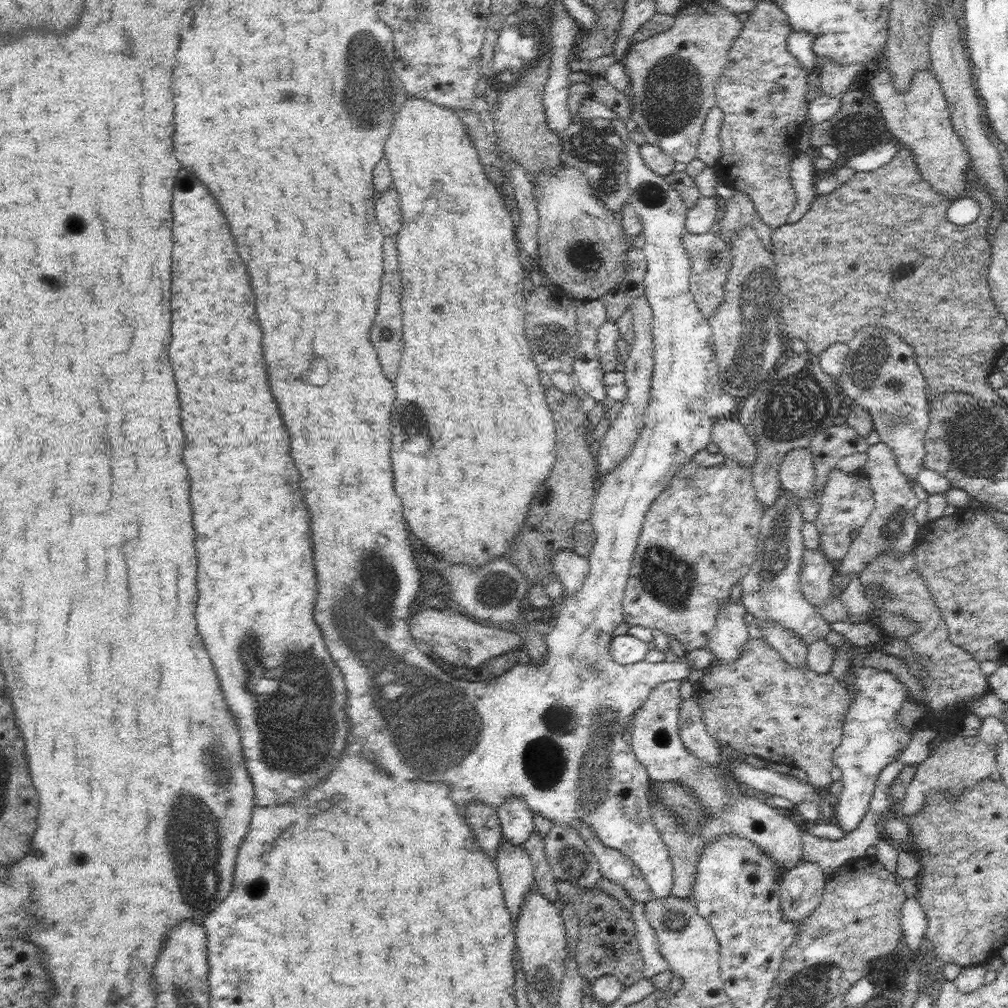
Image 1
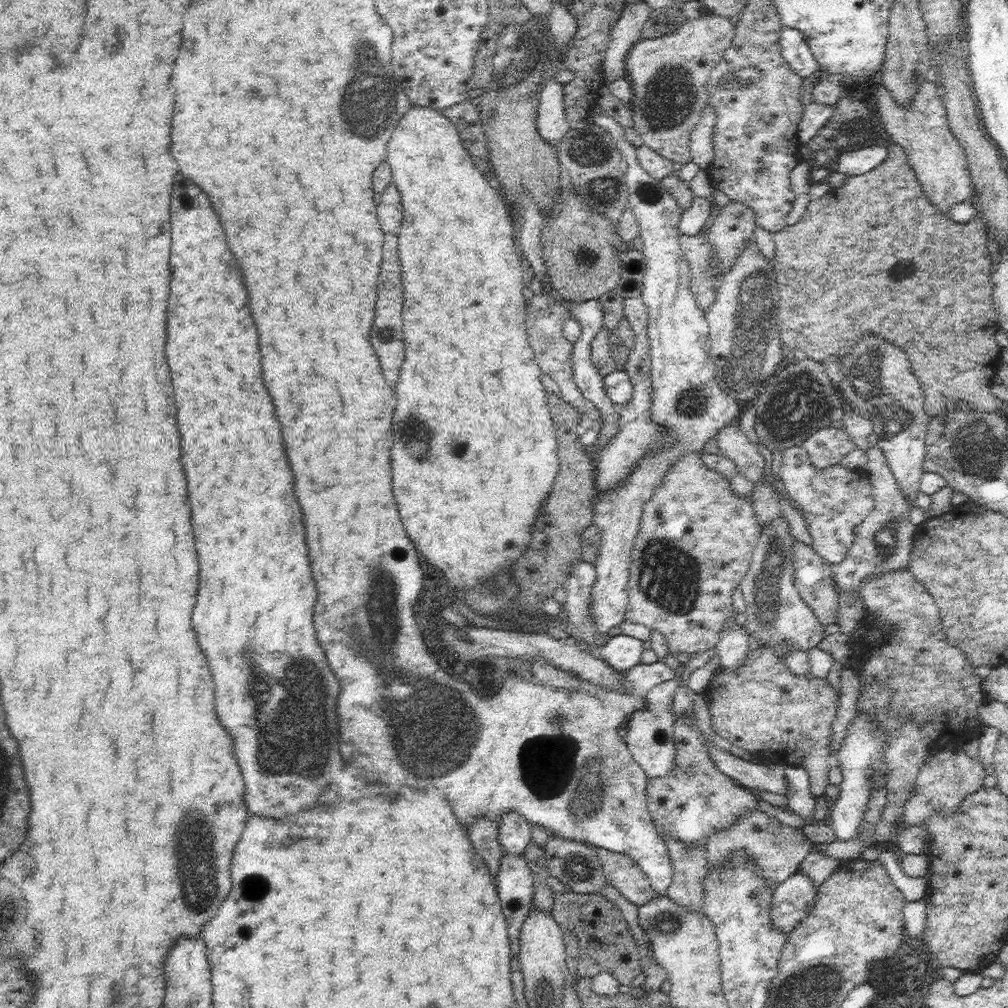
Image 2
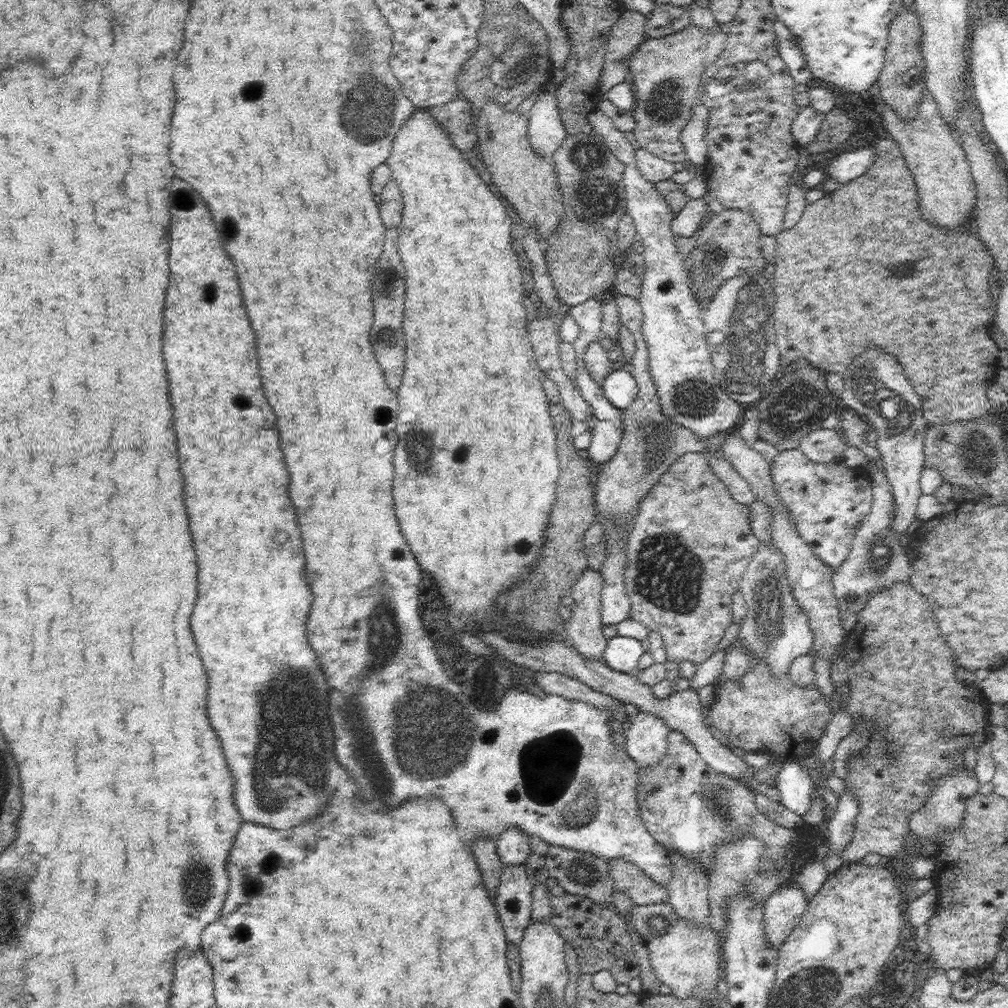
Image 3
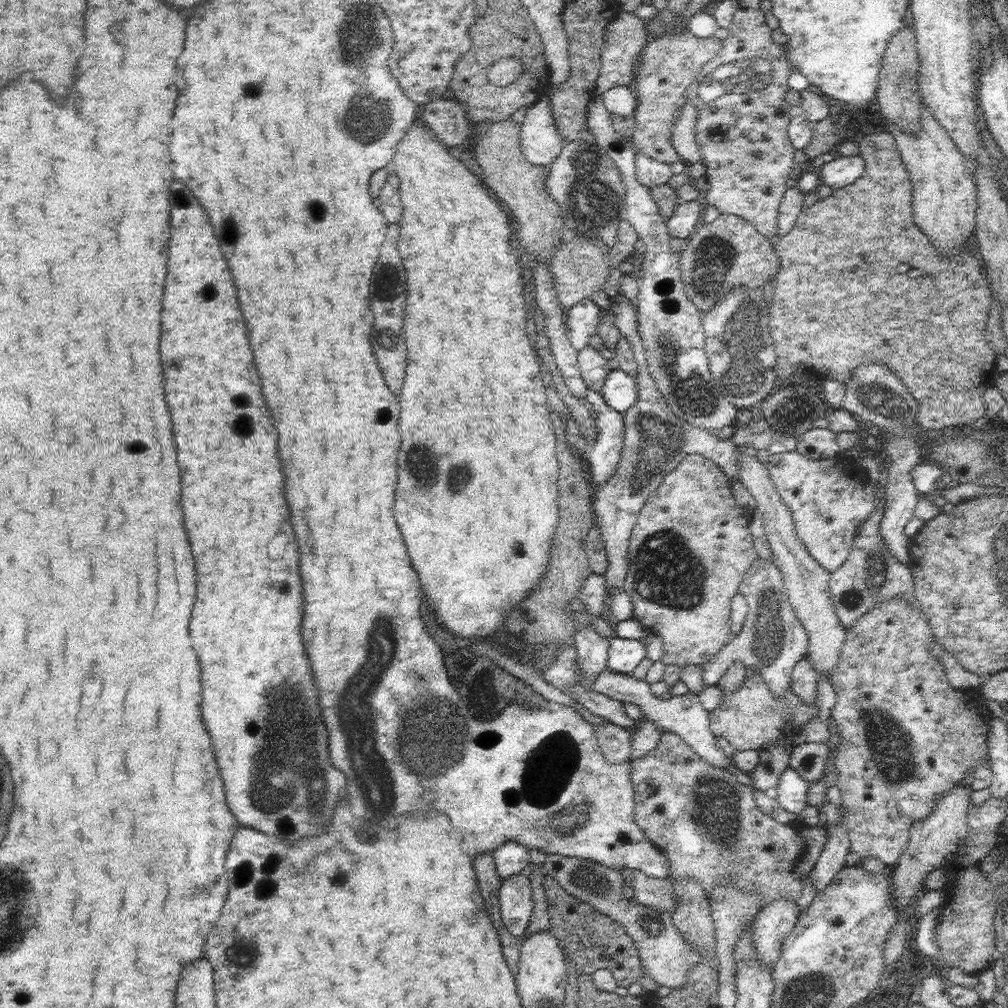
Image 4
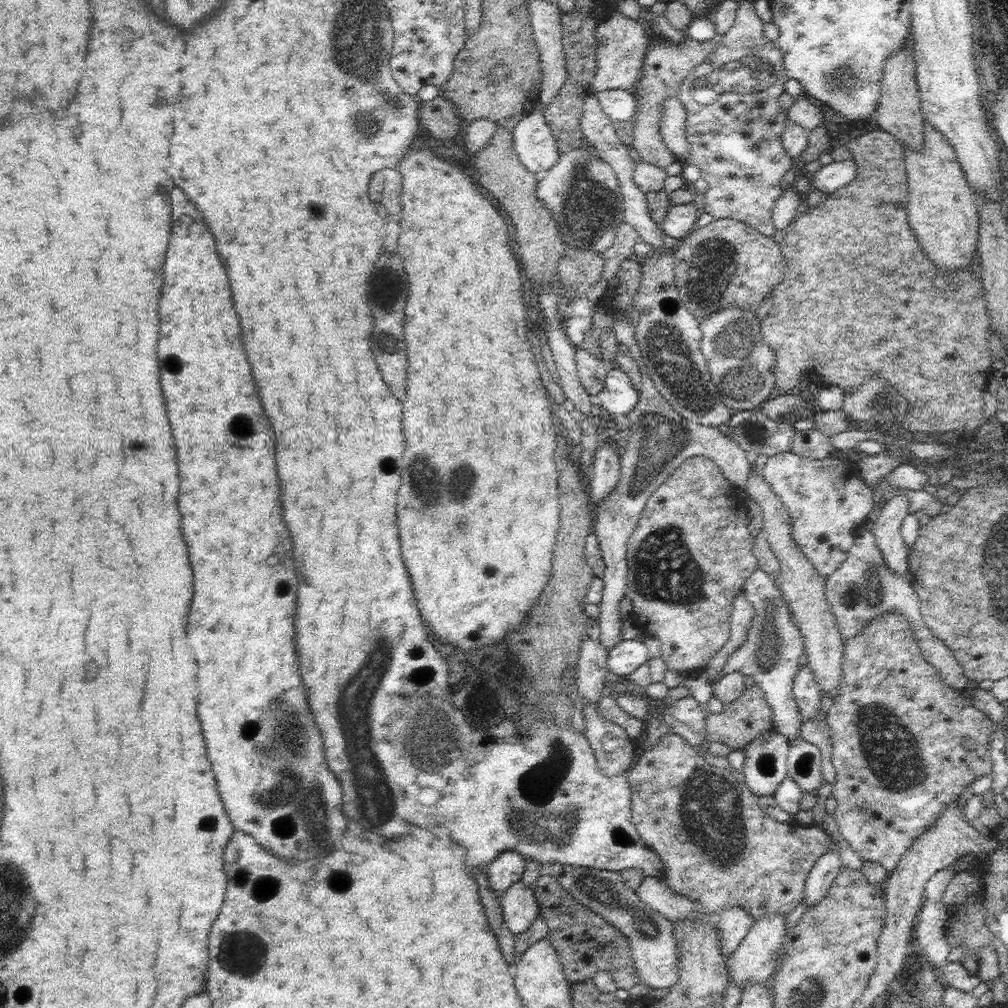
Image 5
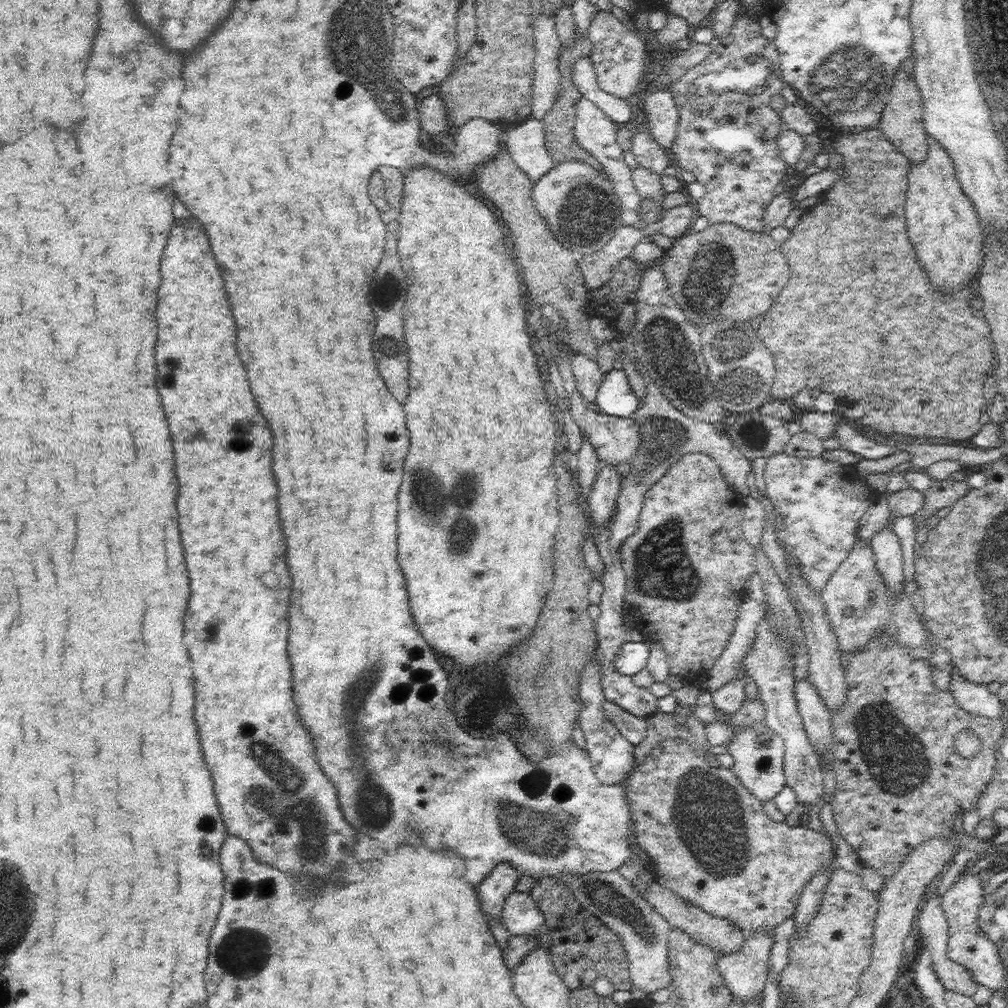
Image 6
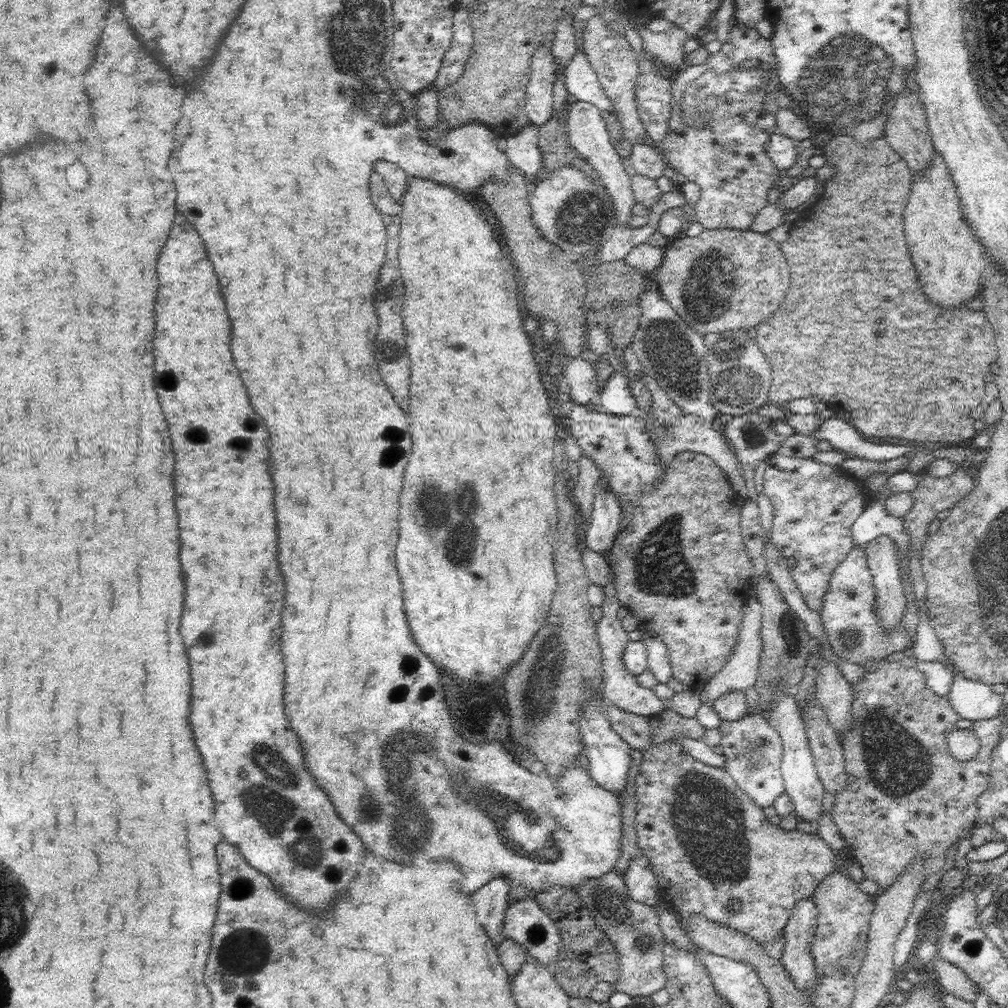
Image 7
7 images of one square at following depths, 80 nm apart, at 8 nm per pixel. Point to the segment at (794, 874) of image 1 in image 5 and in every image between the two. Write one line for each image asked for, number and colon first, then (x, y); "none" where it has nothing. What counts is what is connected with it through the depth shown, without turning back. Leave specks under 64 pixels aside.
2: (792, 900)
3: (782, 912)
4: (773, 923)
5: (754, 961)

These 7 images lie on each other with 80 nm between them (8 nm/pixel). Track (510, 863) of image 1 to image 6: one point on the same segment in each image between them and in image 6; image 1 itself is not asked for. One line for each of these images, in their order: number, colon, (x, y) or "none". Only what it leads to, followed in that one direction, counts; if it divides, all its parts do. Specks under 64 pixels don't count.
2: (514, 882)
3: (514, 899)
4: (515, 896)
5: (519, 905)
6: (521, 915)

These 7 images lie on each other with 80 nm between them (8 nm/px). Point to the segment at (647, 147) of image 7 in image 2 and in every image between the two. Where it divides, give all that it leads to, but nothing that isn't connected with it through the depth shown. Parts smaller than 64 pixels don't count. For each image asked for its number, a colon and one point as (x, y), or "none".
2: (669, 75)
3: (665, 73)
4: (667, 65)
5: (664, 67)
6: (649, 154)

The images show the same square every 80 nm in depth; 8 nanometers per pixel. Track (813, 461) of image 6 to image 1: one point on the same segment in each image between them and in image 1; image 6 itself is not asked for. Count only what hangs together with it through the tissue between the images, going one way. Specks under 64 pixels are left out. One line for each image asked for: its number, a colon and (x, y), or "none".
1: (847, 501)
2: (835, 500)
3: (828, 501)
4: (829, 500)
5: (828, 503)

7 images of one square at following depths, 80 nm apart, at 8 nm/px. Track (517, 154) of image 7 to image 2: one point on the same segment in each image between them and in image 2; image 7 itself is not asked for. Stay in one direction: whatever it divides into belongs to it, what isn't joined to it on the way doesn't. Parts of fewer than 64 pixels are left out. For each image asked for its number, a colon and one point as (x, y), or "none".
2: (551, 122)
3: (546, 133)
4: (540, 143)
5: (536, 147)
6: (526, 141)

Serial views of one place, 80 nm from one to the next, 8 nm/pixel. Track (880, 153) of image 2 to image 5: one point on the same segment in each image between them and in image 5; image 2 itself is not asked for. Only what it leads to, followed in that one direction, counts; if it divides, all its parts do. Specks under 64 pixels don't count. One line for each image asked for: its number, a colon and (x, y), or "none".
3: (849, 165)
4: (840, 172)
5: (829, 178)

